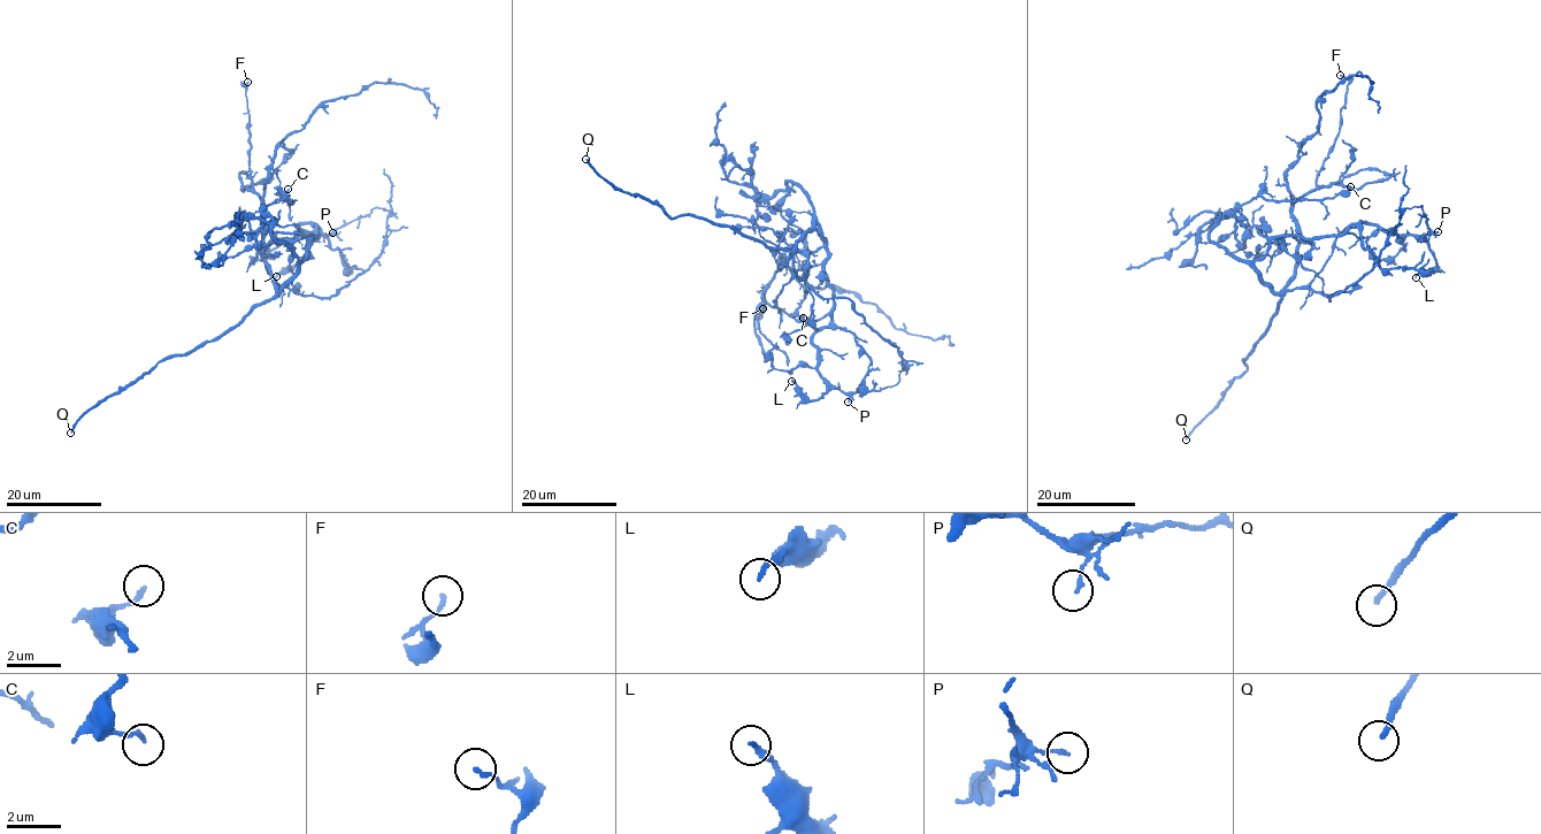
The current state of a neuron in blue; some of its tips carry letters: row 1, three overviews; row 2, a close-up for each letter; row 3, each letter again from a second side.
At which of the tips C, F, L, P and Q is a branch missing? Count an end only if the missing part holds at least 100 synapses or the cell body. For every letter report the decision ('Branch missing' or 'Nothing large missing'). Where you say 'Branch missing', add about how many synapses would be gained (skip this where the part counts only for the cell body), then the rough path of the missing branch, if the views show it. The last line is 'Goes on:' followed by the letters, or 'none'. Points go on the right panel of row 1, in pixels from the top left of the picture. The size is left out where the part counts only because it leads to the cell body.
C: Nothing large missing
F: Nothing large missing
L: Nothing large missing
P: Nothing large missing
Q: Branch missing
Goes on: Q

